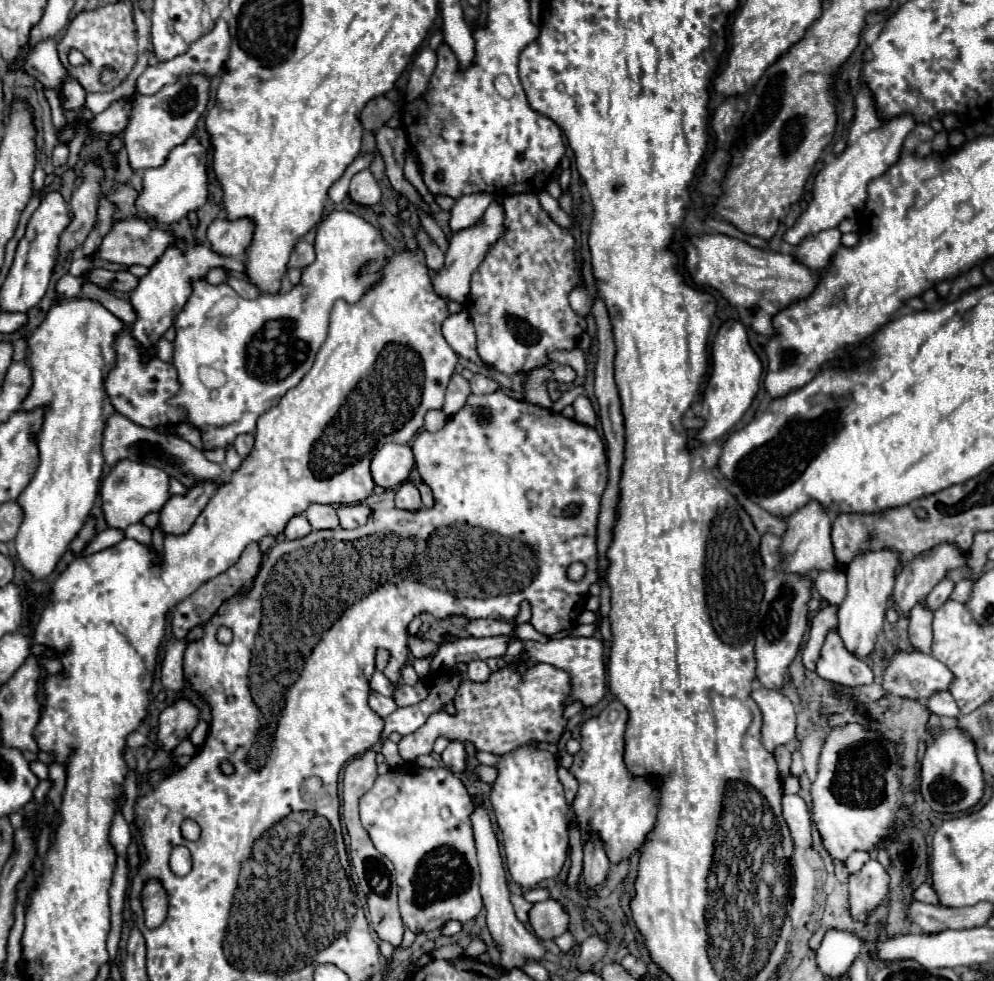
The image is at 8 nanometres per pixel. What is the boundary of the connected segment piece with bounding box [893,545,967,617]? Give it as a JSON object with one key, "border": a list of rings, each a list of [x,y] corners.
{"border":[[[939,545],[909,561],[897,575],[897,587],[893,589],[897,613],[901,617],[909,615],[909,611],[947,575],[947,571],[963,567],[965,561],[967,557],[953,545]]]}

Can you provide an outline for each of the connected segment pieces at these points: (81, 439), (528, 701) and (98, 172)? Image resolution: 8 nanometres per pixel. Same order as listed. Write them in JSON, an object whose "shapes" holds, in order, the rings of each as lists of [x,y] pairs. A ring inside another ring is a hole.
{"shapes":[[[[61,299],[55,303],[45,321],[31,333],[27,345],[27,363],[31,365],[31,393],[23,399],[23,411],[35,411],[39,407],[45,409],[41,429],[35,435],[35,445],[39,449],[39,461],[33,471],[29,485],[21,491],[17,503],[25,511],[23,523],[15,537],[15,549],[19,563],[25,571],[31,573],[33,579],[49,577],[69,543],[77,537],[79,529],[85,525],[85,519],[95,503],[101,473],[103,473],[103,457],[101,457],[101,437],[105,429],[105,419],[115,411],[107,393],[105,393],[105,377],[115,363],[113,339],[123,329],[123,323],[109,313],[101,303],[89,299]]],[[[545,663],[529,669],[527,675],[519,675],[513,667],[503,667],[491,673],[487,683],[473,683],[467,679],[461,683],[453,701],[457,715],[451,717],[445,711],[431,715],[421,729],[399,741],[399,753],[405,761],[415,761],[419,755],[431,753],[435,739],[441,735],[451,741],[469,741],[477,745],[479,751],[493,755],[505,755],[531,743],[557,743],[567,723],[563,719],[563,701],[567,695],[569,675]]],[[[89,161],[81,169],[81,185],[73,193],[69,205],[73,211],[73,219],[69,227],[63,231],[59,249],[61,257],[59,261],[63,263],[65,257],[83,245],[87,235],[91,233],[95,221],[97,221],[97,205],[101,199],[101,183],[105,177],[105,169],[97,161]]]]}

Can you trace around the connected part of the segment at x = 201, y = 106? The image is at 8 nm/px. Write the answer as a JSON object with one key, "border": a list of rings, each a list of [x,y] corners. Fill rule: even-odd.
{"border":[[[193,73],[179,77],[177,83],[165,85],[155,95],[137,95],[133,101],[133,113],[127,129],[123,131],[123,141],[129,153],[129,165],[133,171],[159,167],[167,159],[169,151],[193,135],[197,119],[203,115],[209,101],[209,77],[203,73]]]}

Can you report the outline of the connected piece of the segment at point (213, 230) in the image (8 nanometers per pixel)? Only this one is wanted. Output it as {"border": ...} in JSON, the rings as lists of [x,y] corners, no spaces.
{"border":[[[217,219],[207,229],[207,241],[215,253],[225,257],[239,257],[251,243],[251,233],[253,225],[249,219]]]}

